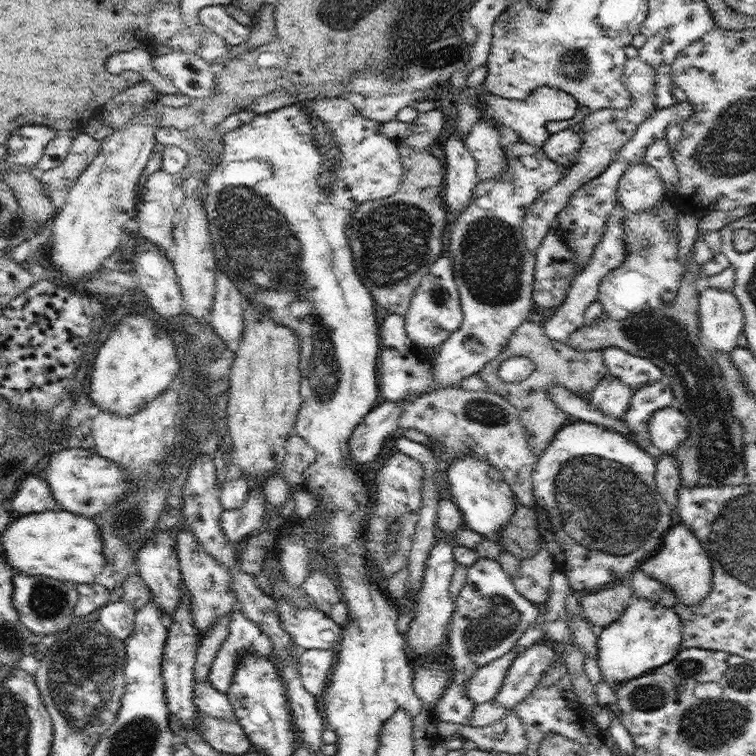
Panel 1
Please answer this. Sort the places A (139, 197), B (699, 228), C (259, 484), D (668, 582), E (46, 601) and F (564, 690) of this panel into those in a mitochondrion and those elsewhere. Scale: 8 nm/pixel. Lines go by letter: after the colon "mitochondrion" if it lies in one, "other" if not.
A: other
B: other
C: other
D: other
E: mitochondrion
F: other

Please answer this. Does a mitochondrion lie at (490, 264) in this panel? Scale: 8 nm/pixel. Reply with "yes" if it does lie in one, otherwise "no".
yes

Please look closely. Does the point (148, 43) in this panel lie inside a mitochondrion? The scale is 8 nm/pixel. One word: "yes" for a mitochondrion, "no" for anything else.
no

